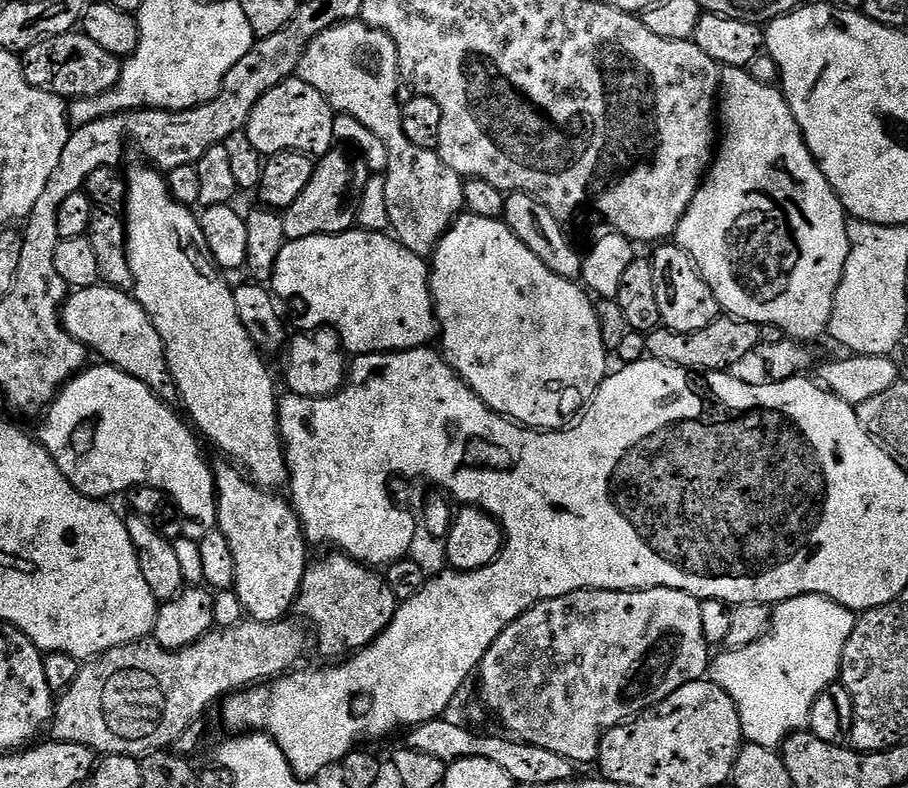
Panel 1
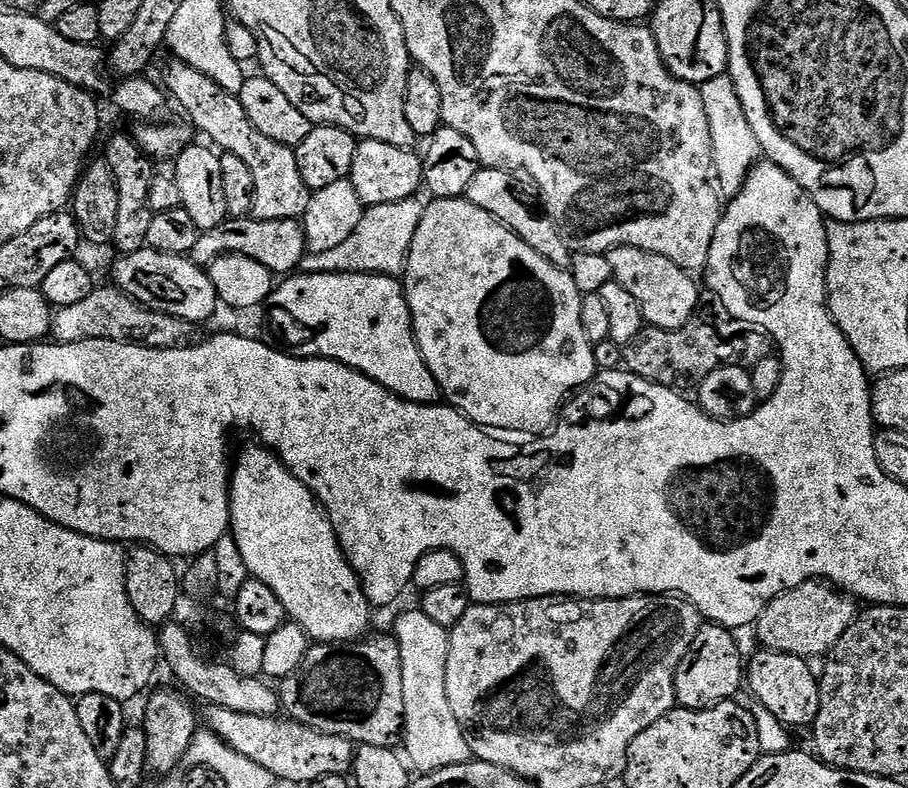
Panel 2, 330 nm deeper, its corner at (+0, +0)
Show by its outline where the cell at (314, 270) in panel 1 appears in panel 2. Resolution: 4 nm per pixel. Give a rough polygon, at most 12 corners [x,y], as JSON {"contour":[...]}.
{"contour":[[303,272],[266,301],[289,353],[435,404],[397,277]]}

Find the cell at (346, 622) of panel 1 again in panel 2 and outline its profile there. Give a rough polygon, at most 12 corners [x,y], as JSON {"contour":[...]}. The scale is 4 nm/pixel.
{"contour":[[392,634],[313,643],[281,709],[353,745],[404,734]]}

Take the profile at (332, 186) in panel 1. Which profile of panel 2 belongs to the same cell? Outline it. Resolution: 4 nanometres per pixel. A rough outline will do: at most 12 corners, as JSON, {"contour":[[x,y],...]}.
{"contour":[[229,218],[191,259],[245,256],[284,278],[308,252],[303,223]]}

